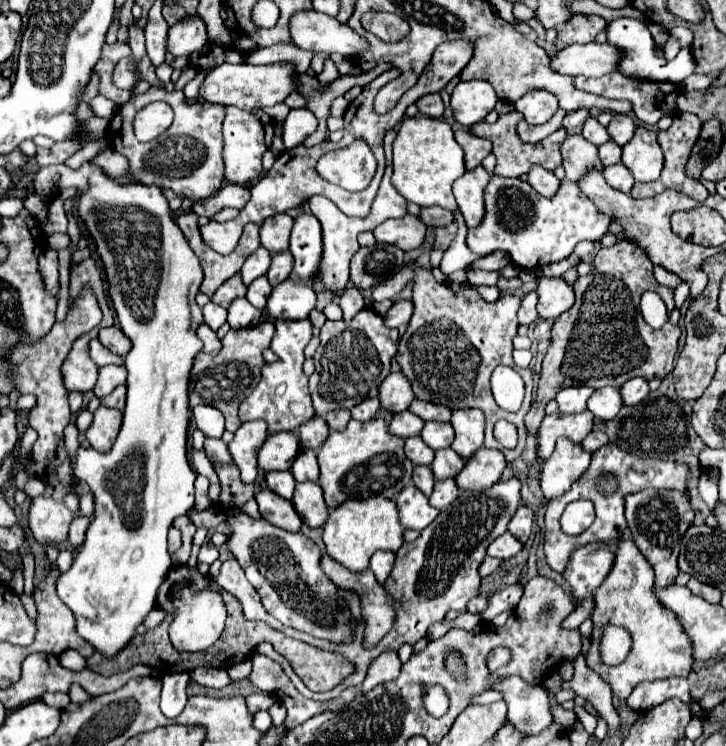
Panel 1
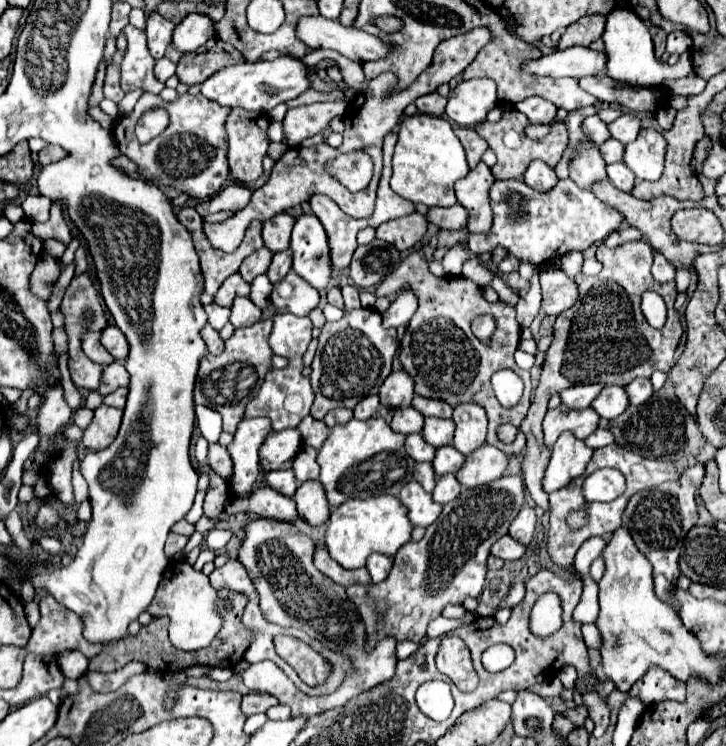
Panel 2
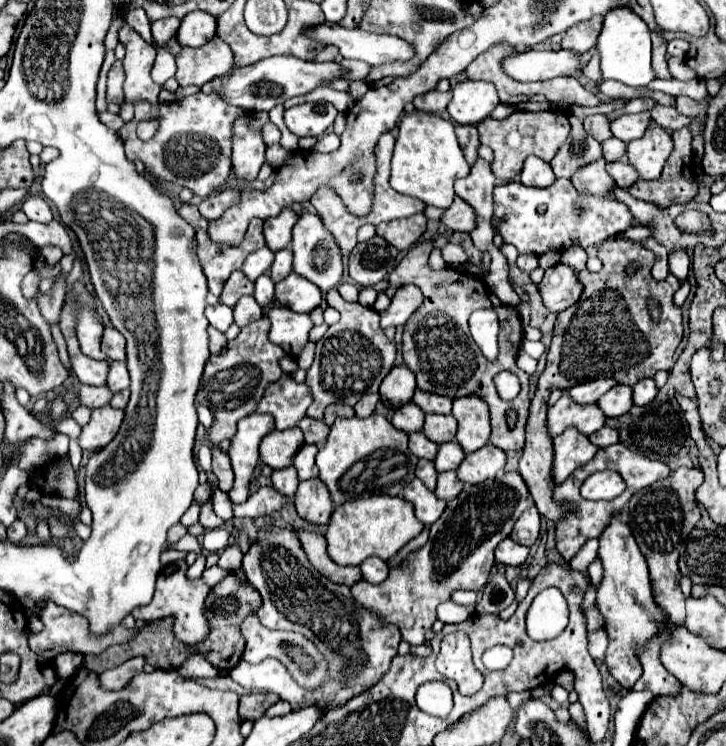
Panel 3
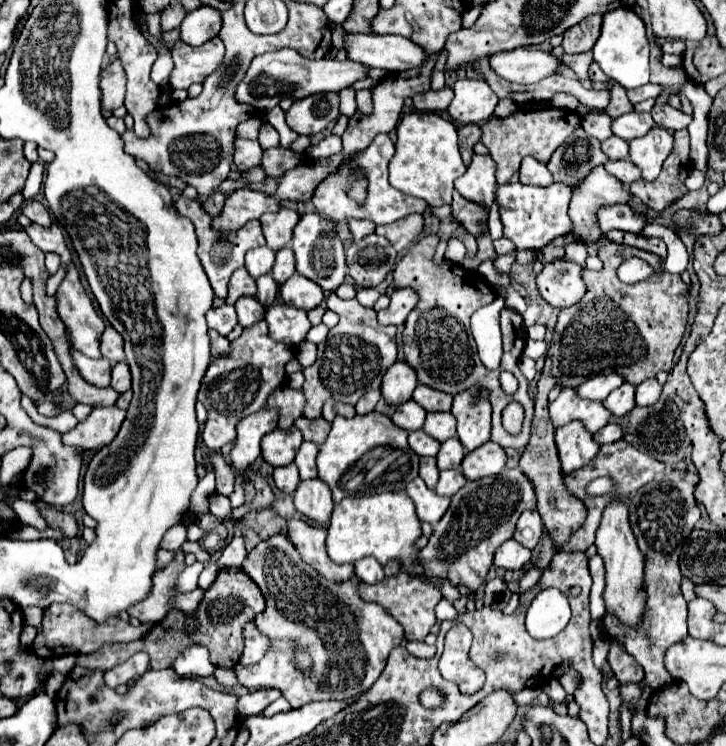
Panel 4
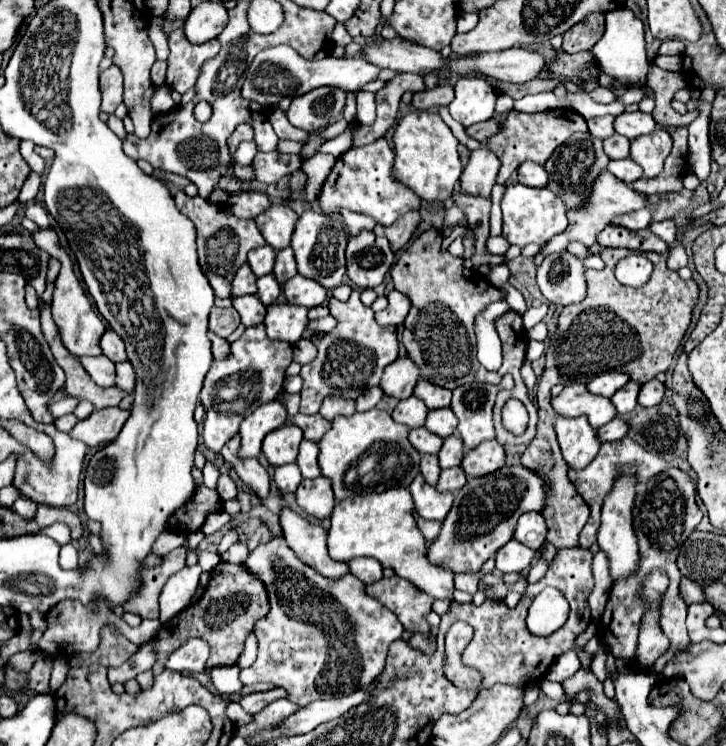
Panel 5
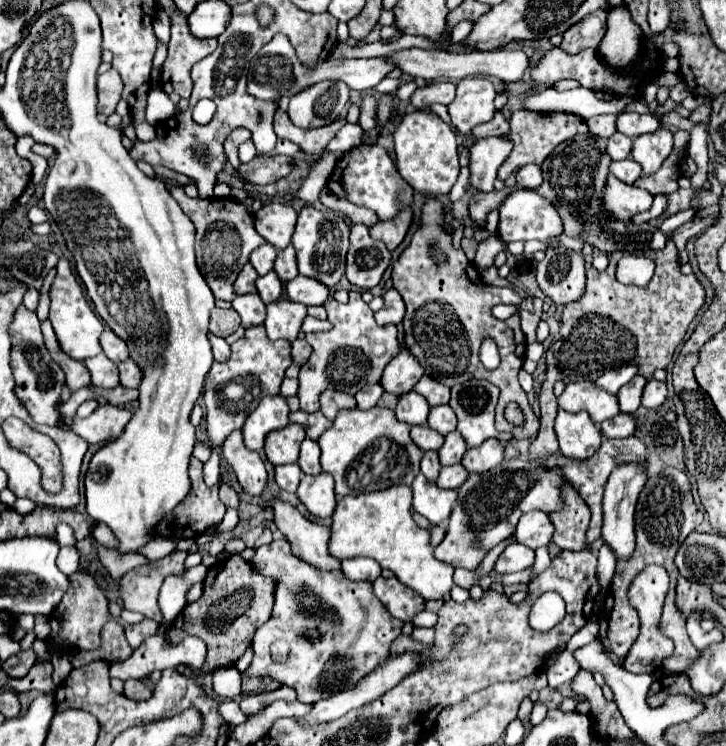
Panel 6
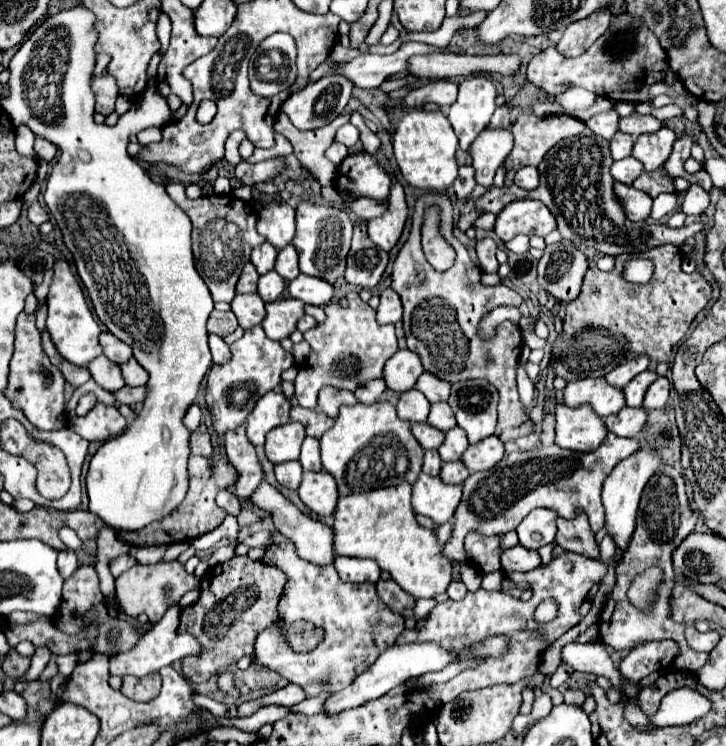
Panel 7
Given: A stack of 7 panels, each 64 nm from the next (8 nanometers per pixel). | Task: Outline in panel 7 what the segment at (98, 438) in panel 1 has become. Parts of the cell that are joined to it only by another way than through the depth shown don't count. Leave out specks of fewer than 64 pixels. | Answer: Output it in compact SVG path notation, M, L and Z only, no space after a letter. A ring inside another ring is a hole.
M96 404L88 412L88 416L70 418L68 426L72 430L76 430L76 434L80 434L82 438L86 438L90 442L104 442L104 440L110 440L110 438L122 434L128 424L116 406Z

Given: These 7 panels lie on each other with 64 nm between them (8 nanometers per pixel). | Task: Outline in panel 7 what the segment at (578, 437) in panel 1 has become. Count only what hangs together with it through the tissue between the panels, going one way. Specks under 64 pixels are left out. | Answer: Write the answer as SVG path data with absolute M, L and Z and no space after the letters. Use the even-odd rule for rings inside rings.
M586 378L566 384L562 404L566 404L568 408L590 404L600 418L606 418L622 410L624 394L622 390L612 388L610 384L604 384L602 378Z

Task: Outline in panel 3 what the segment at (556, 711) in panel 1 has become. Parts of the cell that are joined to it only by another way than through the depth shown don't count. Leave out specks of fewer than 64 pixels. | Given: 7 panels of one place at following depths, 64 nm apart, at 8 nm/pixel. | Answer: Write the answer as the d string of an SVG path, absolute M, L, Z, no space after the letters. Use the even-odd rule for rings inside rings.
M579 702L571 703L568 710L570 710L570 718L582 728L586 730L586 718L584 718L584 710Z

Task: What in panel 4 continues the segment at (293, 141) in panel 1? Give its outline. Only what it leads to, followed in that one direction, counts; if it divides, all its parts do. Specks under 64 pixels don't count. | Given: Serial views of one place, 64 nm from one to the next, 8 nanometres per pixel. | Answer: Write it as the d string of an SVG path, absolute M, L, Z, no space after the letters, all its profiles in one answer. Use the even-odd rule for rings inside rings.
M314 94L292 104L292 108L286 112L286 124L298 134L312 136L326 130L338 116L336 94Z

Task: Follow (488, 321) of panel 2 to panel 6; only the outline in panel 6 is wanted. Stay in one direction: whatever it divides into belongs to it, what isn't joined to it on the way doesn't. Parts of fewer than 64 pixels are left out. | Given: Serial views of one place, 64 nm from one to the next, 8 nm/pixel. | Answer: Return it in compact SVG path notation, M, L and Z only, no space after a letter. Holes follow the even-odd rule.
M498 304L492 308L492 316L501 320L510 318L514 314L518 314L518 309L514 305ZM484 338L482 340L482 346L480 346L480 362L492 370L492 368L498 368L500 366L500 354L498 354L498 346L492 338Z

